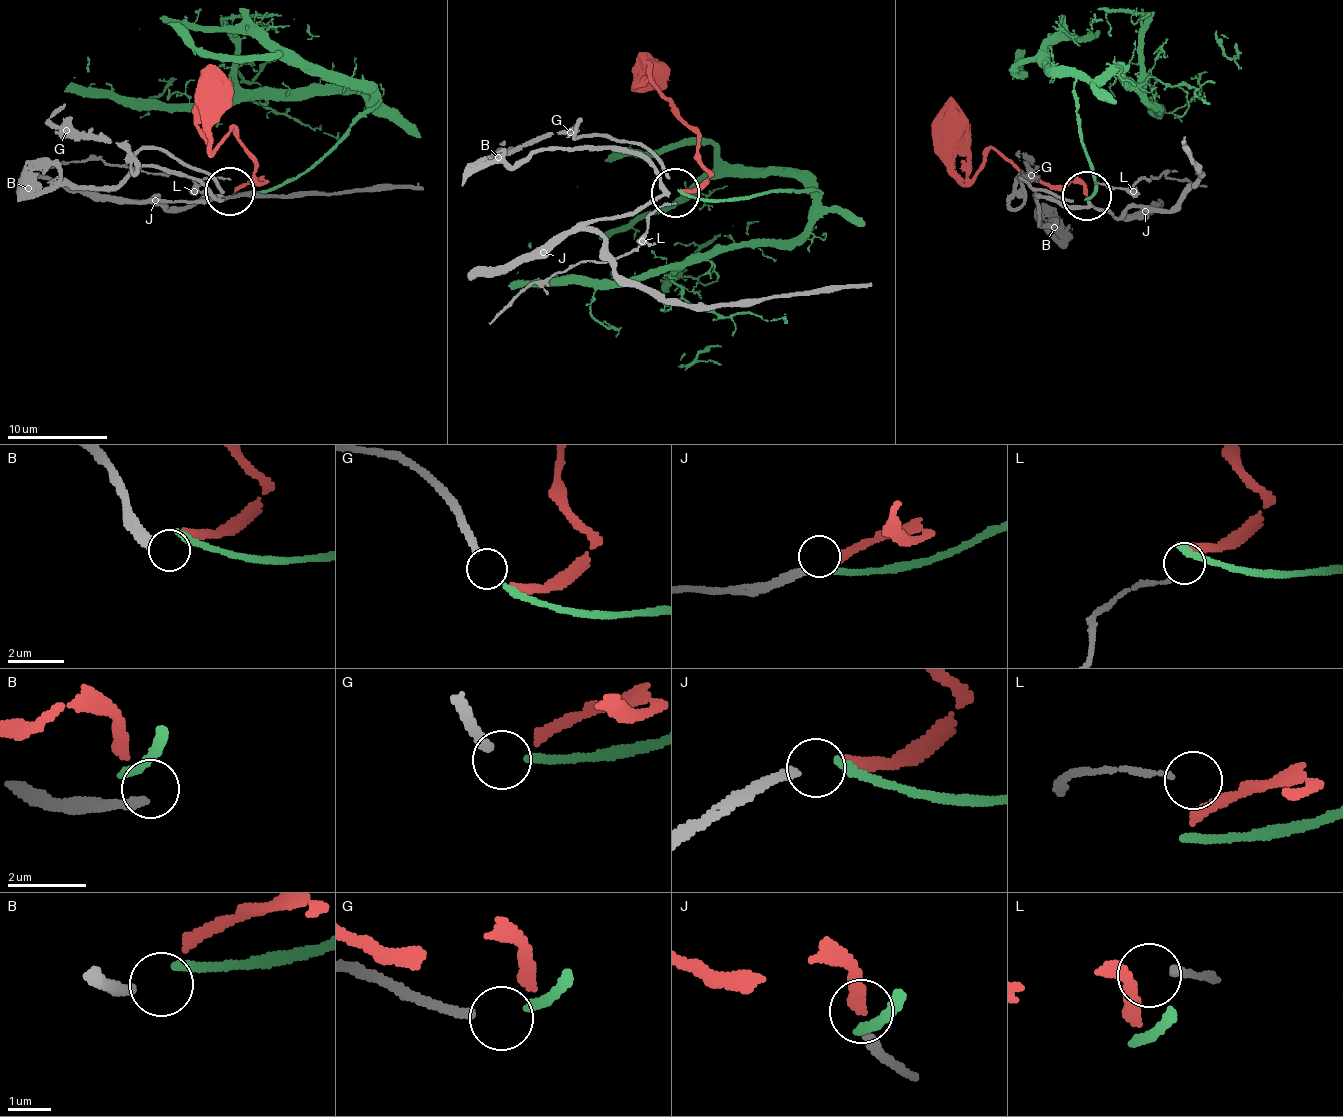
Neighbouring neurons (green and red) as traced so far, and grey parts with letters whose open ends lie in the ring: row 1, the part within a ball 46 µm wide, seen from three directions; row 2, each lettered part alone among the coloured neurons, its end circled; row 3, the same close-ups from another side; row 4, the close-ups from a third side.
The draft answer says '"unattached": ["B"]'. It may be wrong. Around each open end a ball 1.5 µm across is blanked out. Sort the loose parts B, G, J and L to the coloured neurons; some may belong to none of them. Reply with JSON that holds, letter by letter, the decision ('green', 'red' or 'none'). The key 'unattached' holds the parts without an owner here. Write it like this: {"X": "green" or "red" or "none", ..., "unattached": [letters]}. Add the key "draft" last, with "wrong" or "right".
{"B": "none", "G": "green", "J": "red", "L": "none", "unattached": ["B", "L"], "draft": "wrong"}

